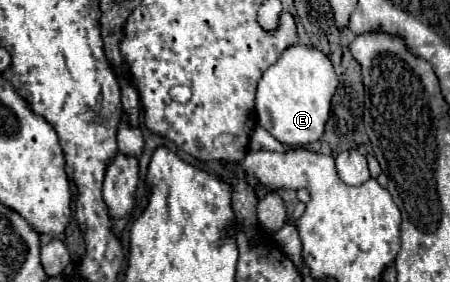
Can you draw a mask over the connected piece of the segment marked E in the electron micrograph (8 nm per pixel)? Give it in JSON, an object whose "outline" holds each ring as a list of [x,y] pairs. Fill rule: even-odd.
{"outline":[[[294,45],[264,71],[256,93],[256,119],[272,137],[290,149],[302,149],[318,141],[330,115],[330,99],[338,87],[332,63],[318,49]]]}

